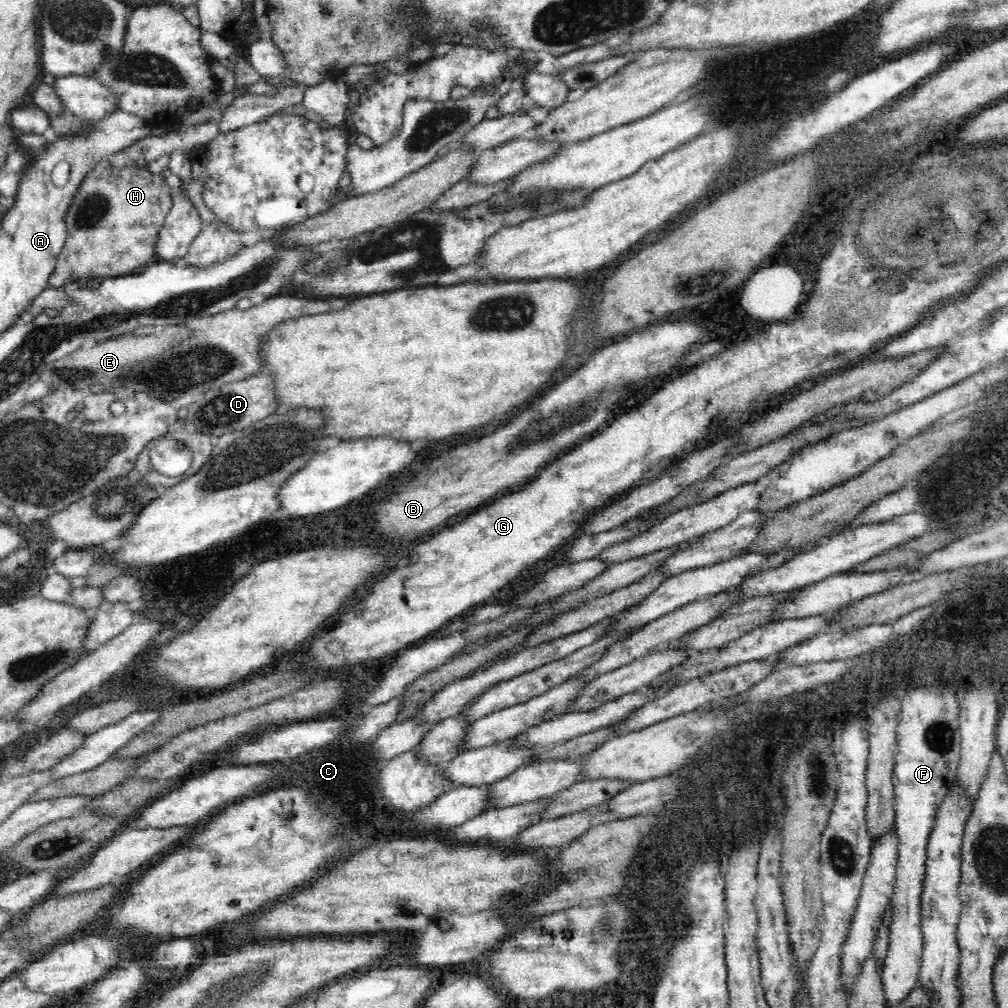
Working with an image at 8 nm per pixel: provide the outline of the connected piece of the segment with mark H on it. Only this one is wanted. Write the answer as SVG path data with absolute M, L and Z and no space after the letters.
M107 159L98 162L78 186L78 192L66 212L64 221L66 221L67 239L58 255L56 270L48 279L48 287L62 288L65 284L80 279L127 275L153 262L156 259L157 234L172 204L171 188L168 183L159 174L150 173L148 166L114 168Z

